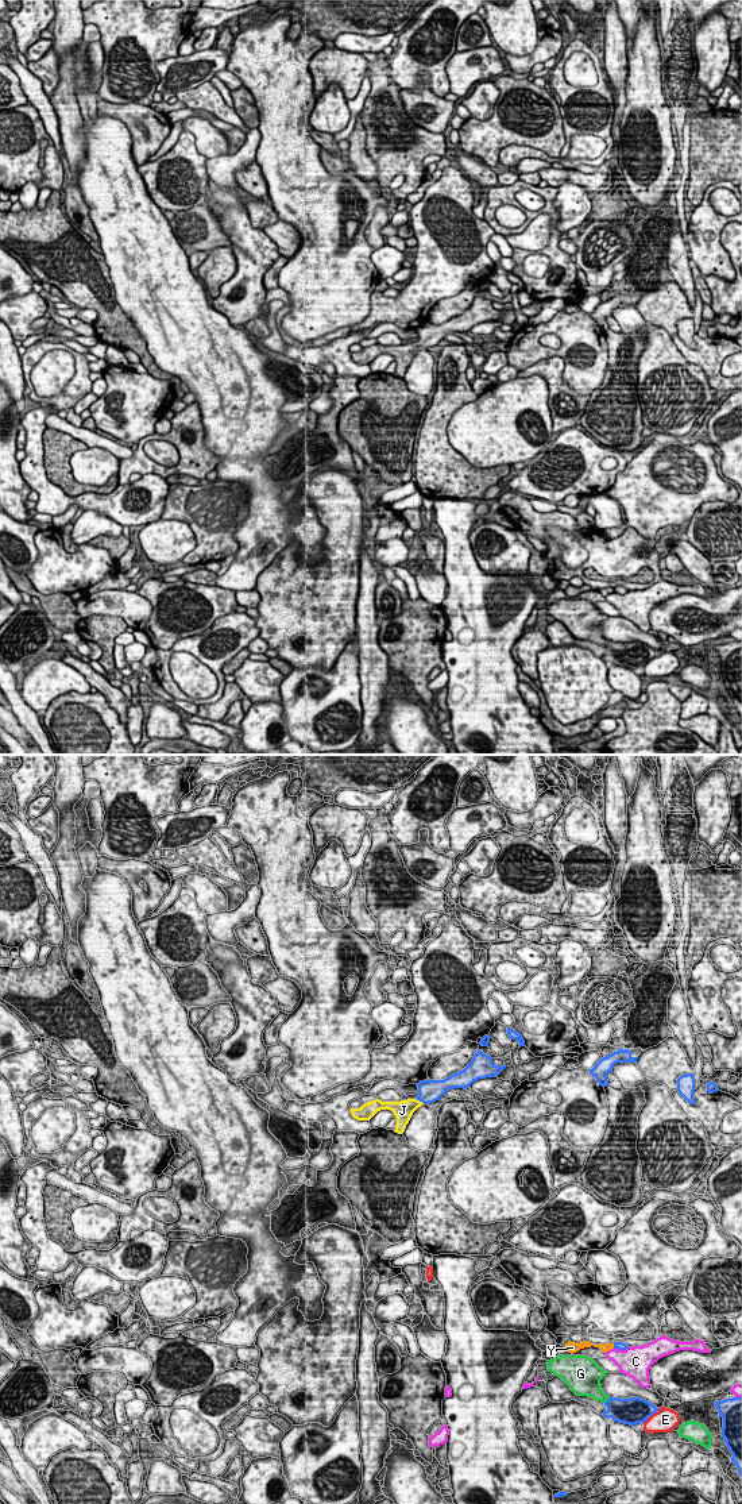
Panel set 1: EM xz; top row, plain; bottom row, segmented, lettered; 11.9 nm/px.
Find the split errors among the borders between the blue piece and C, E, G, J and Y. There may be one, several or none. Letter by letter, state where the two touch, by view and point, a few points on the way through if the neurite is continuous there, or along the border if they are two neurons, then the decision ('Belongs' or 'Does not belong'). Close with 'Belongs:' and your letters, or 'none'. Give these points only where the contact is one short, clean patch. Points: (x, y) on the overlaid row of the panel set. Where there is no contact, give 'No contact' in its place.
C: Touches blue at xz (621, 1349). Does not belong
E: Touches blue at xz (650, 1415). Does not belong
G: Touches blue at xz (607, 1400). Does not belong
J: Touches blue at xz (420, 1100). Path across: xz (429, 1091), (420, 1100), (402, 1110). Belongs
Y: Touches blue at xz (614, 1346). Does not belong
Belongs: J

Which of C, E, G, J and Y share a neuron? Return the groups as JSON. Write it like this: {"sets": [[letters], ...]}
{"sets": [["C"], ["E"], ["G"], ["J"], ["Y"]]}

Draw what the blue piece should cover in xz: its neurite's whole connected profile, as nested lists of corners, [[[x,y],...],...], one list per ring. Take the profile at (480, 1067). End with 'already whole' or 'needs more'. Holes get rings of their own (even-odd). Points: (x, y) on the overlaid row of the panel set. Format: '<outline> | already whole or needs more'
[[[478,1049],[472,1061],[460,1072],[444,1080],[424,1080],[417,1084],[418,1096],[401,1102],[382,1102],[375,1099],[364,1103],[360,1108],[351,1108],[351,1114],[358,1121],[370,1121],[380,1110],[391,1110],[397,1118],[395,1133],[402,1134],[413,1112],[422,1104],[438,1100],[447,1091],[453,1088],[468,1088],[474,1081],[498,1076],[506,1065],[492,1064],[492,1058]]] | needs more

